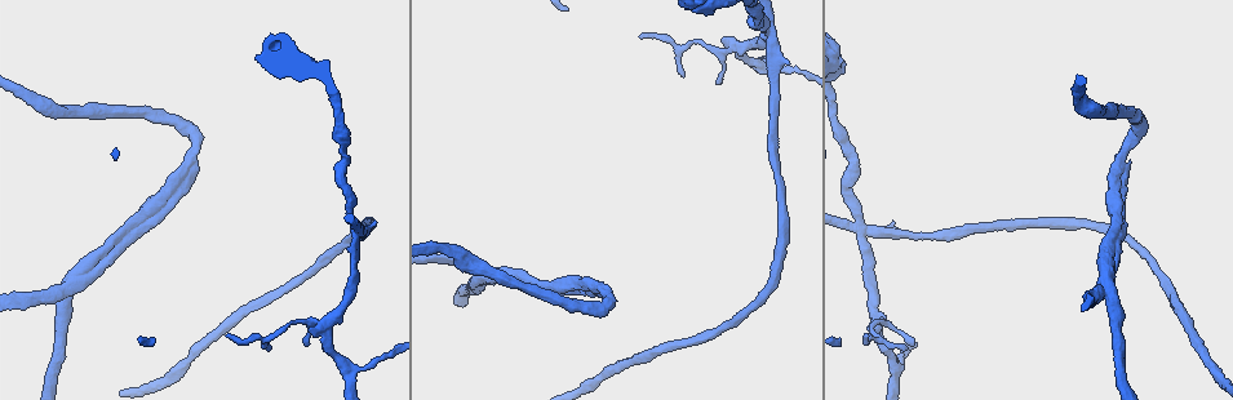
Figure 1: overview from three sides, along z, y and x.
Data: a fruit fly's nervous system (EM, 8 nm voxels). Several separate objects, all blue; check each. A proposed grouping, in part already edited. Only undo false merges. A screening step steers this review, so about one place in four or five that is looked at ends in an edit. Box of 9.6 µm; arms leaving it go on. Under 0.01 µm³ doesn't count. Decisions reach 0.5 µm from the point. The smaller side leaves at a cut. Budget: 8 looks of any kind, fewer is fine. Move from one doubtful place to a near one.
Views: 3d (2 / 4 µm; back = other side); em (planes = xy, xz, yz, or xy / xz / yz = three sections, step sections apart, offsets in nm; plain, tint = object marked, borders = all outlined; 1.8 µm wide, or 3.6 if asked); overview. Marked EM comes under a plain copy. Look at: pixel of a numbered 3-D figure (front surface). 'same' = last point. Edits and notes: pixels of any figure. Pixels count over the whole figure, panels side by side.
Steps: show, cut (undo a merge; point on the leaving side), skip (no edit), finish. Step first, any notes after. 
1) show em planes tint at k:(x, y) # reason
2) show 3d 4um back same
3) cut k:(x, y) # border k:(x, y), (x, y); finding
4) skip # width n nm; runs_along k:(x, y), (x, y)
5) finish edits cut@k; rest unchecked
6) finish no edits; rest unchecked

show 3d 4um at 1:(1107, 289) # three-way junction

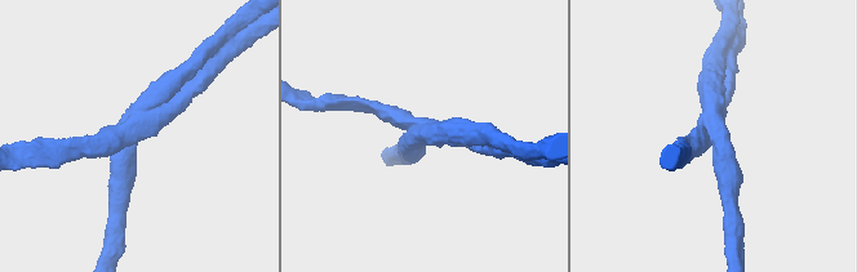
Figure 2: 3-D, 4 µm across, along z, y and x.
show em planes tint at 2:(710, 129) # arms 3; arm_widths 200, 340, 360 nm; need the tissue

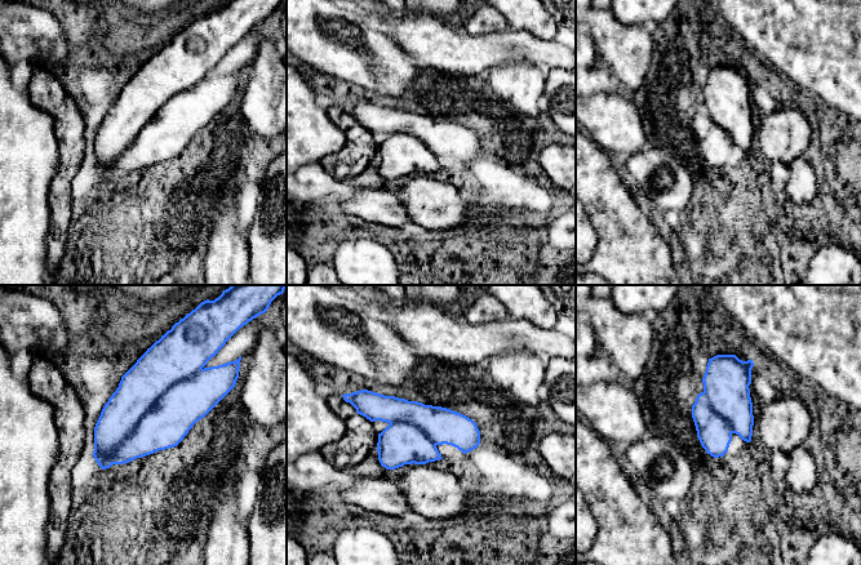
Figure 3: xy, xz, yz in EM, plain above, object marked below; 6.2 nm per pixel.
cut 3:(164, 426) # border 3:(202, 368), (115, 449), (94, 453); a second neuron is stuck on

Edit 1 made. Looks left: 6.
show em yz step 8 tint at 1:(320, 328) # narrows sharply

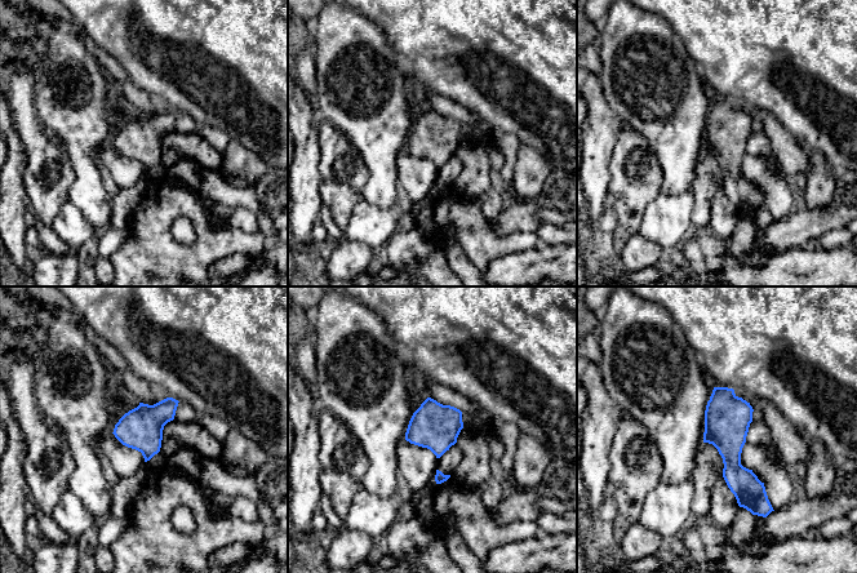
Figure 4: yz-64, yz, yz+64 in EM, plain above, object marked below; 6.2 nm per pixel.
skip # runs_along 4:(716, 390), (732, 469), (750, 502); continuous, no second neuron

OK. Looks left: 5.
show 3d 4um at 1:(865, 227) # four or more arms meet

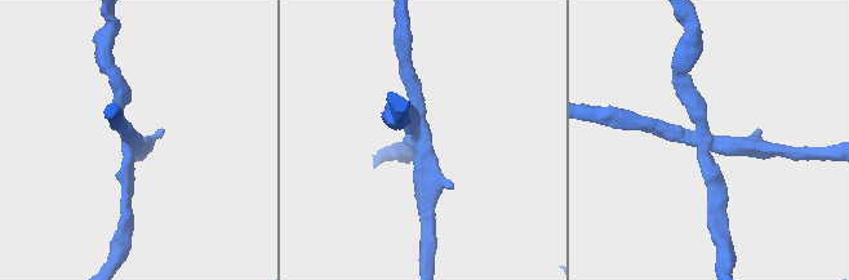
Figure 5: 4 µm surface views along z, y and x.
show em planes borders at 5:(707, 141) # arms 4

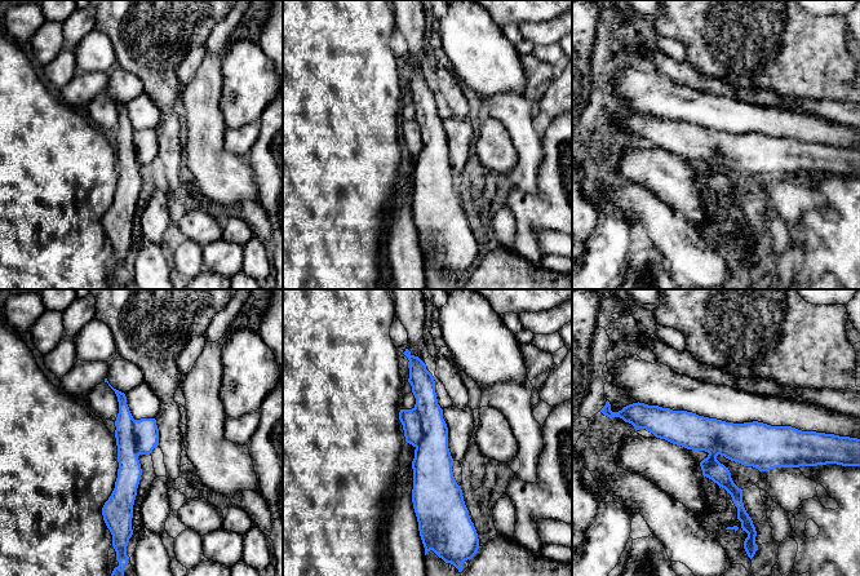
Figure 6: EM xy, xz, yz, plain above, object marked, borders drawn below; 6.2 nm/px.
cut 6:(433, 462) # width 220 nm; border 6:(413, 408), (421, 424), (416, 447); two neurons meet here

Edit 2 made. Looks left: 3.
finish edits cut@3, cut@6; rest unchecked

